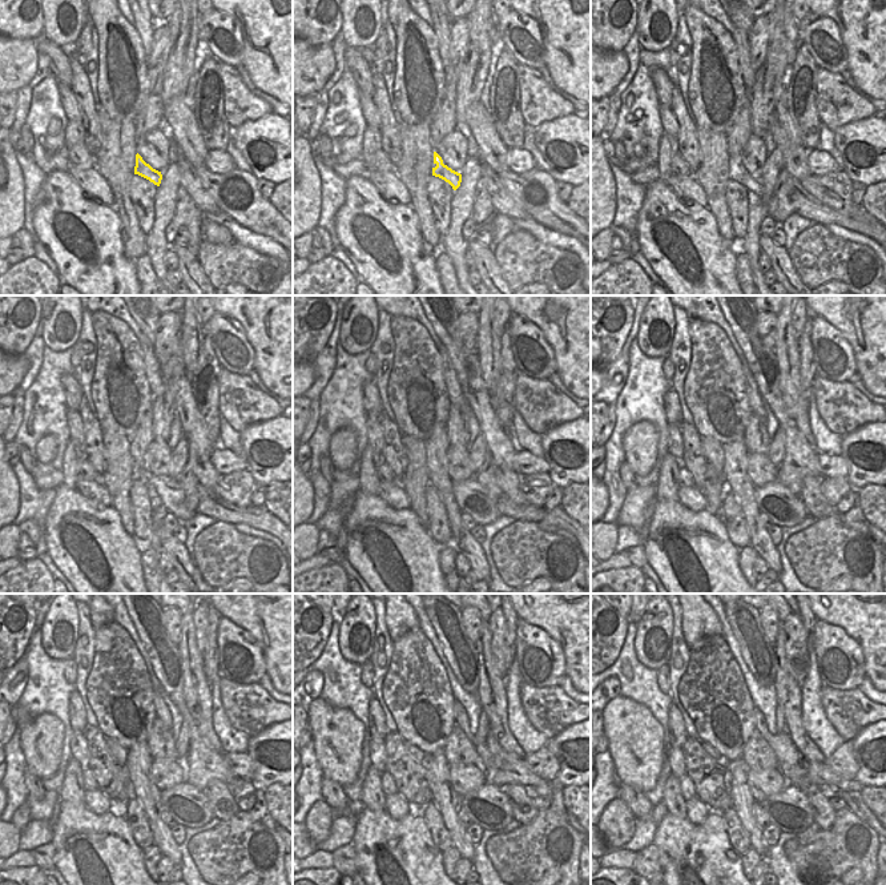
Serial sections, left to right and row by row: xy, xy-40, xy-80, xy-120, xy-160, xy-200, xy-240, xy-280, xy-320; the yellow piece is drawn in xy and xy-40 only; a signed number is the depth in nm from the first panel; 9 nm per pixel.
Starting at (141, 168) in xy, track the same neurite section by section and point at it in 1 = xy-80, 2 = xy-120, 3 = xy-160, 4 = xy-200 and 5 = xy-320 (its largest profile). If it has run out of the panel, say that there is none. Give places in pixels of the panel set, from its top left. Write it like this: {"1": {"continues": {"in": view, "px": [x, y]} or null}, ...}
{"1": {"continues": {"in": "xy-80", "px": [754, 184]}}, "2": {"continues": {"in": "xy-120", "px": [172, 495]}}, "3": {"continues": {"in": "xy-160", "px": [471, 497]}}, "4": {"continues": {"in": "xy-200", "px": [778, 503]}}, "5": {"continues": {"in": "xy-320", "px": [790, 809]}}}

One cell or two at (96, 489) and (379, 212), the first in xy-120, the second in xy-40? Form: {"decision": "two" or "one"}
{"decision": "two"}

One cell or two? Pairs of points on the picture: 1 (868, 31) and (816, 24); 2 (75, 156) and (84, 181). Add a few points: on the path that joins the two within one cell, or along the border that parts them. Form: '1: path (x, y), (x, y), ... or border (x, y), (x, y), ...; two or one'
1: border (817, 13), (824, 13), (836, 23), (846, 57); two
2: border (71, 165), (79, 168), (93, 167); two

